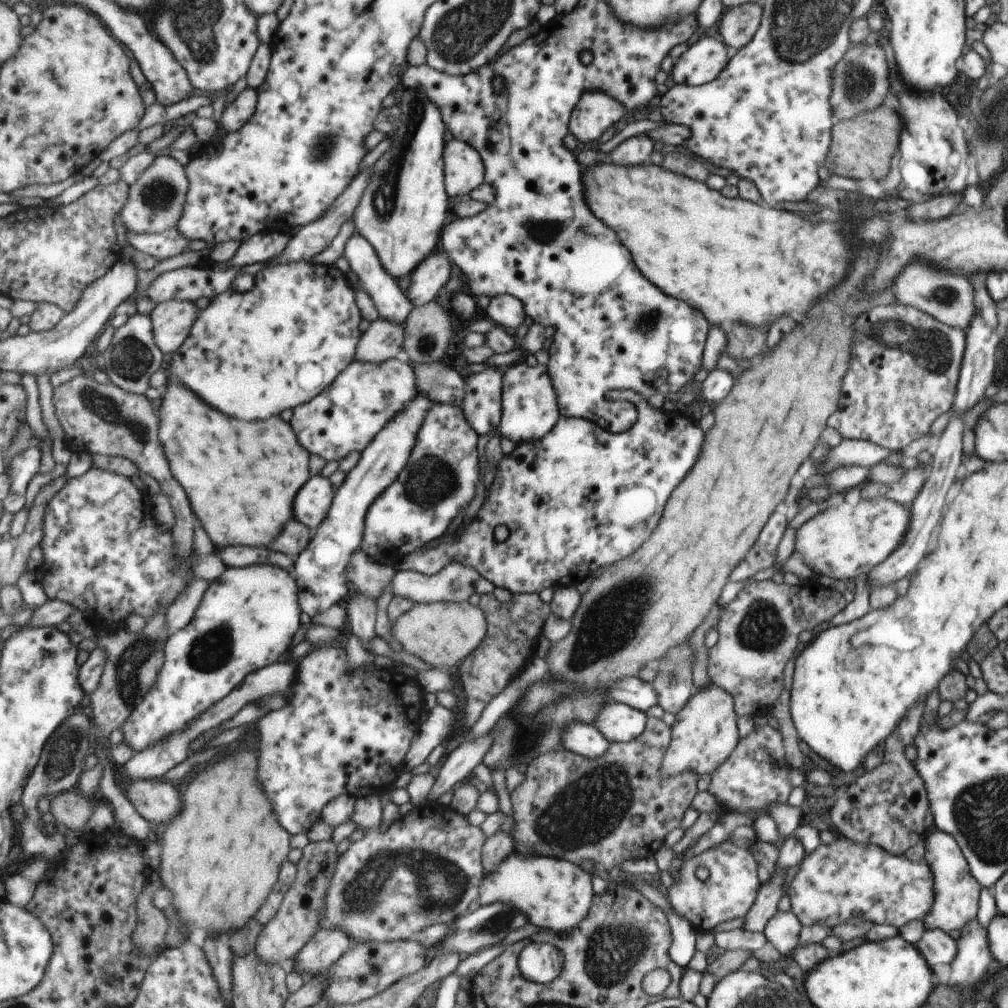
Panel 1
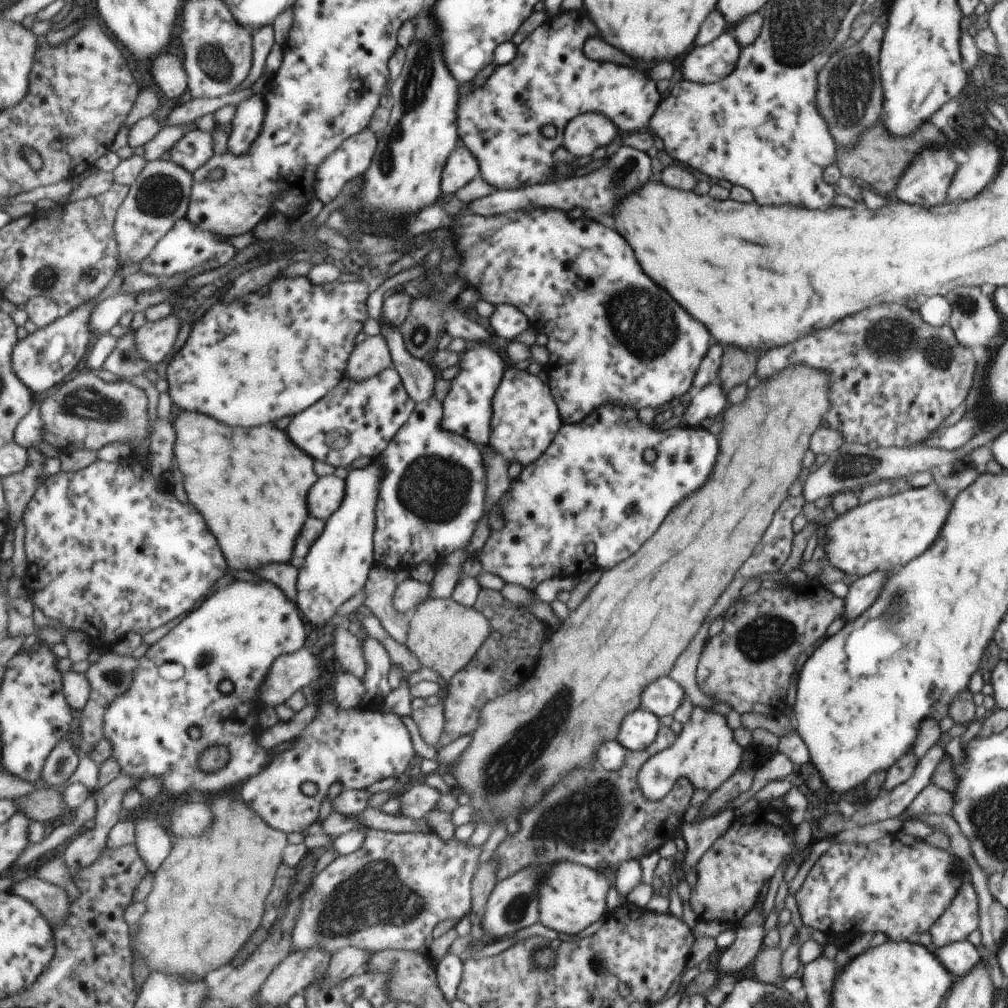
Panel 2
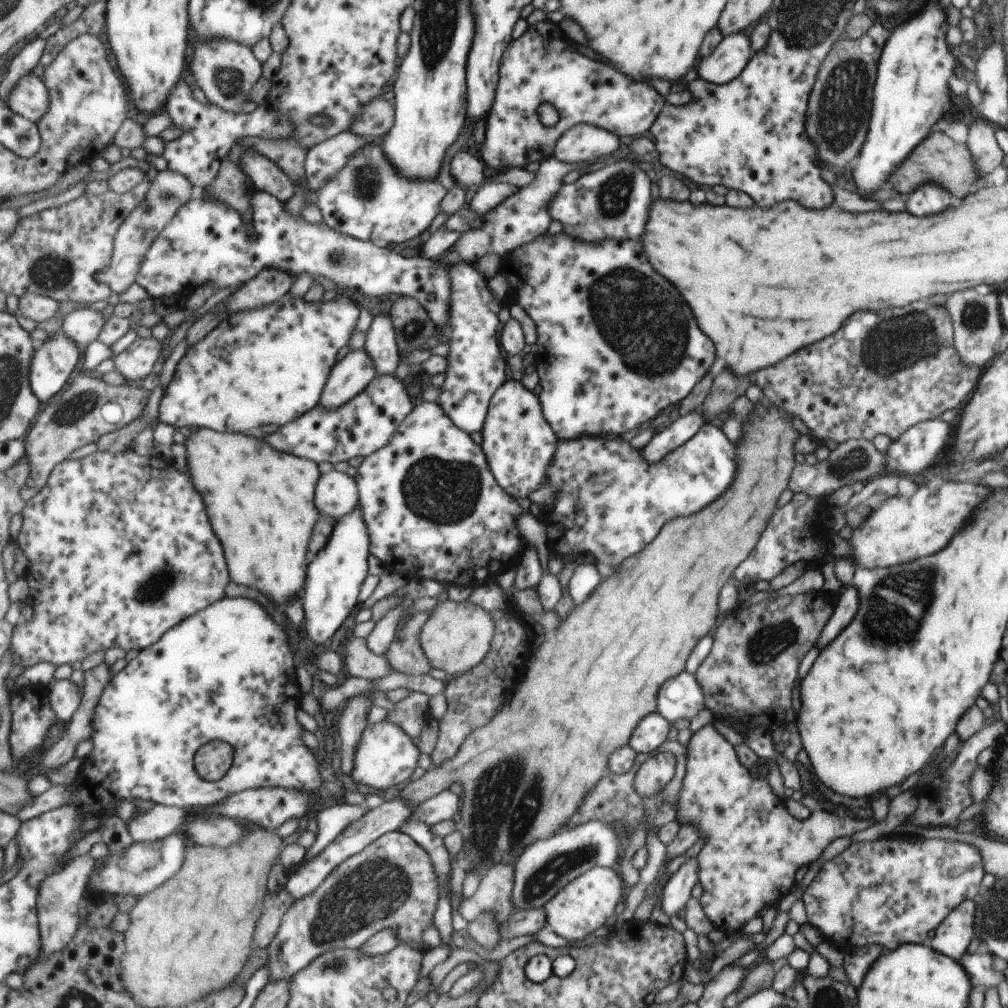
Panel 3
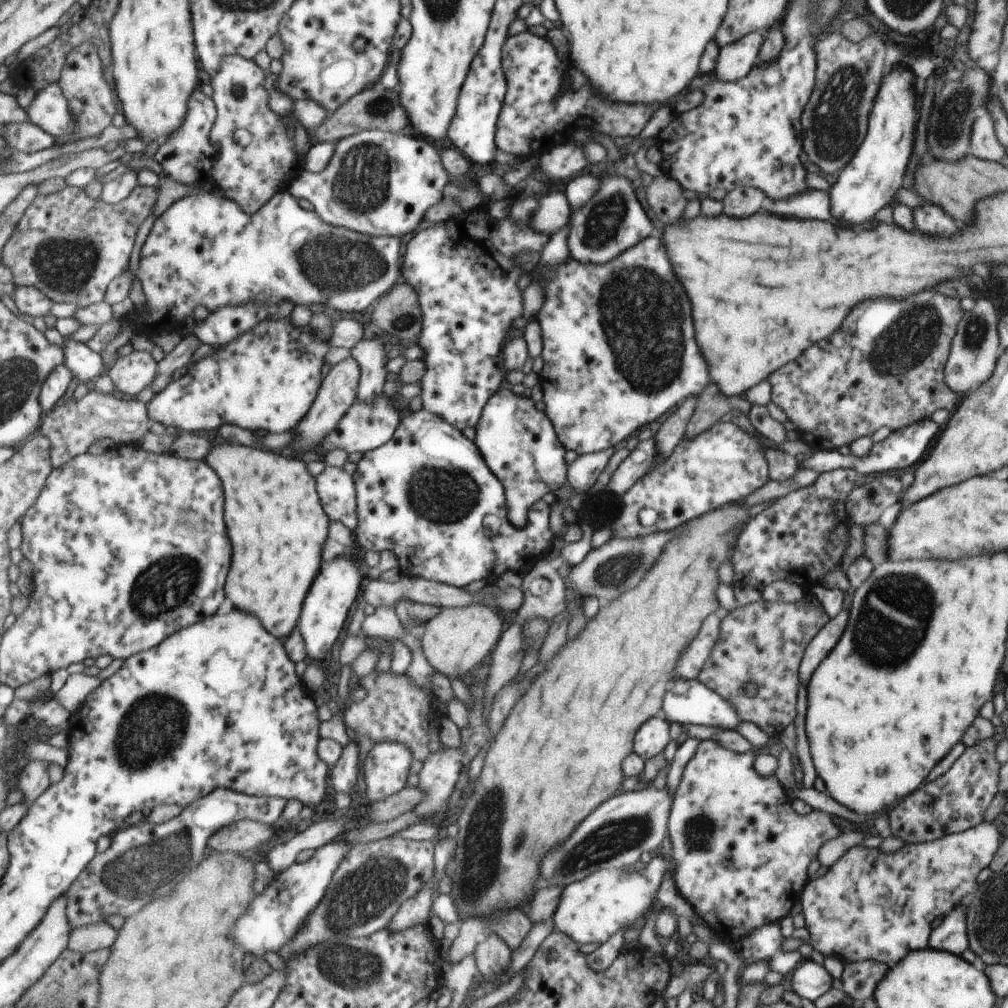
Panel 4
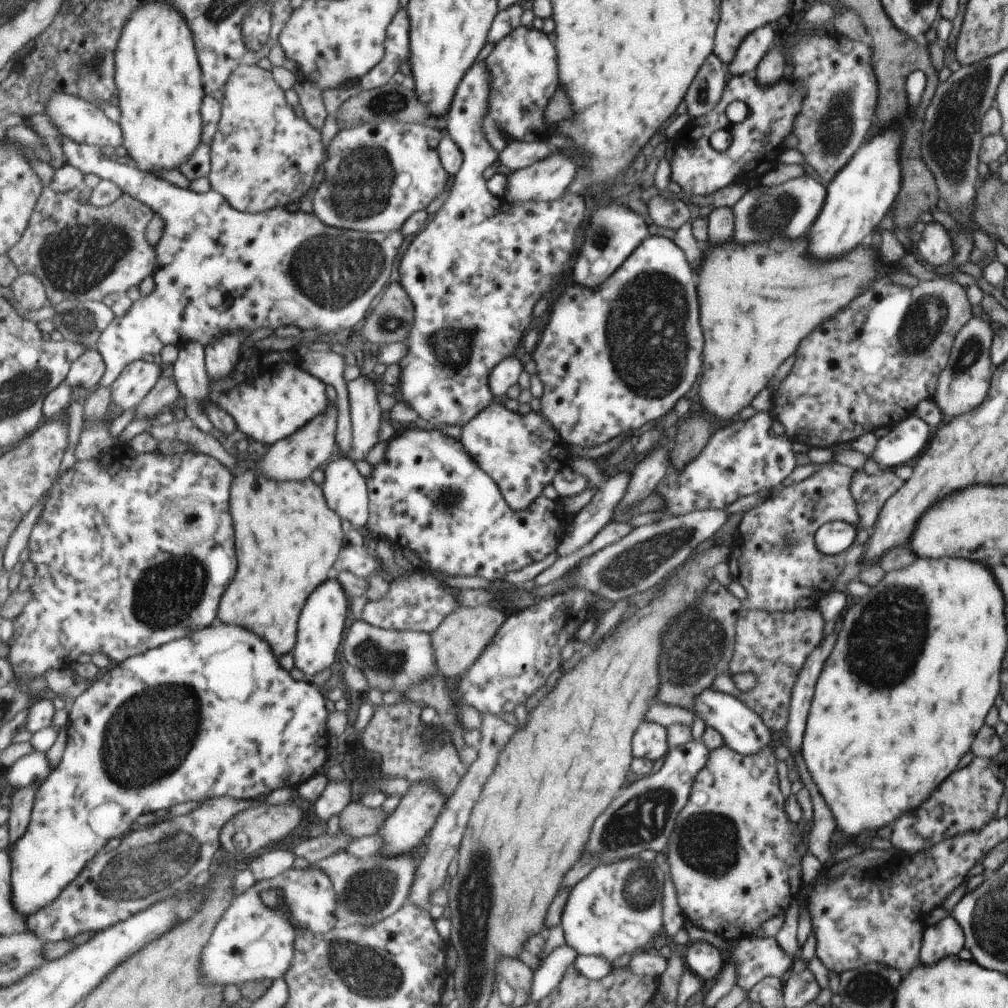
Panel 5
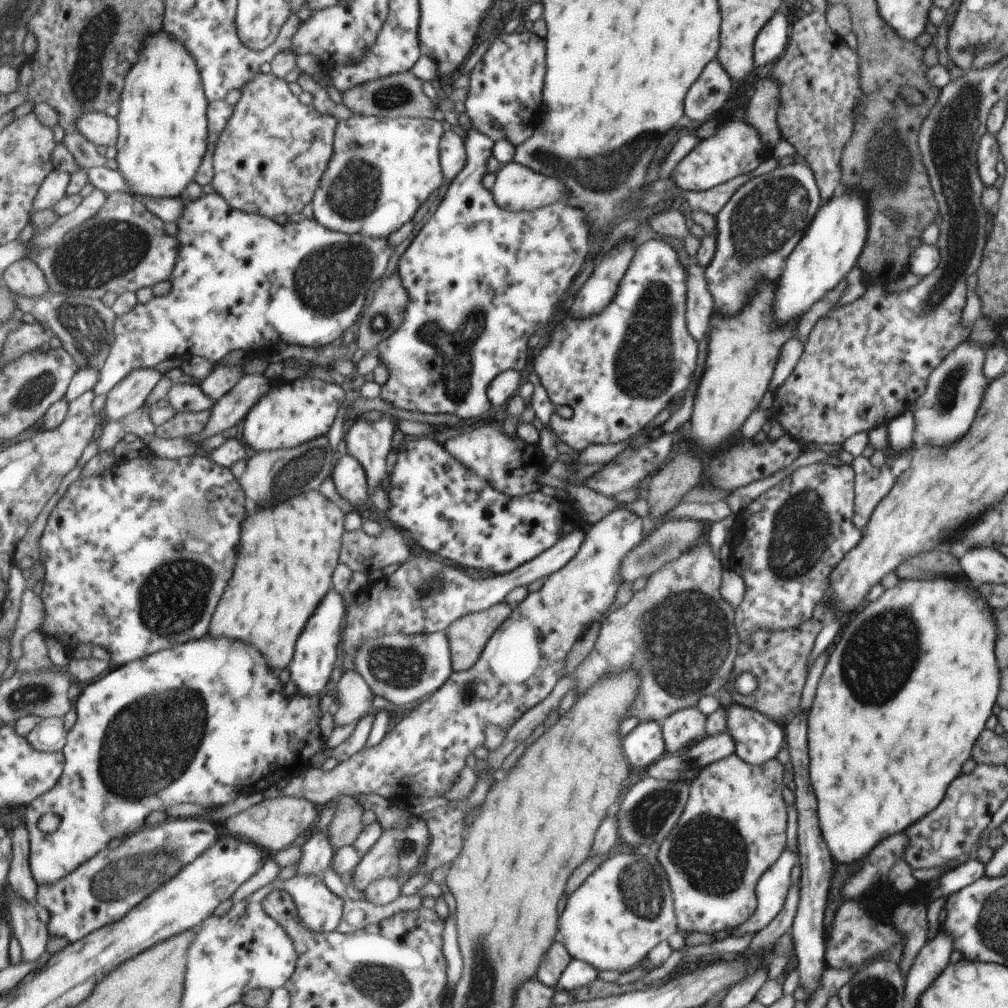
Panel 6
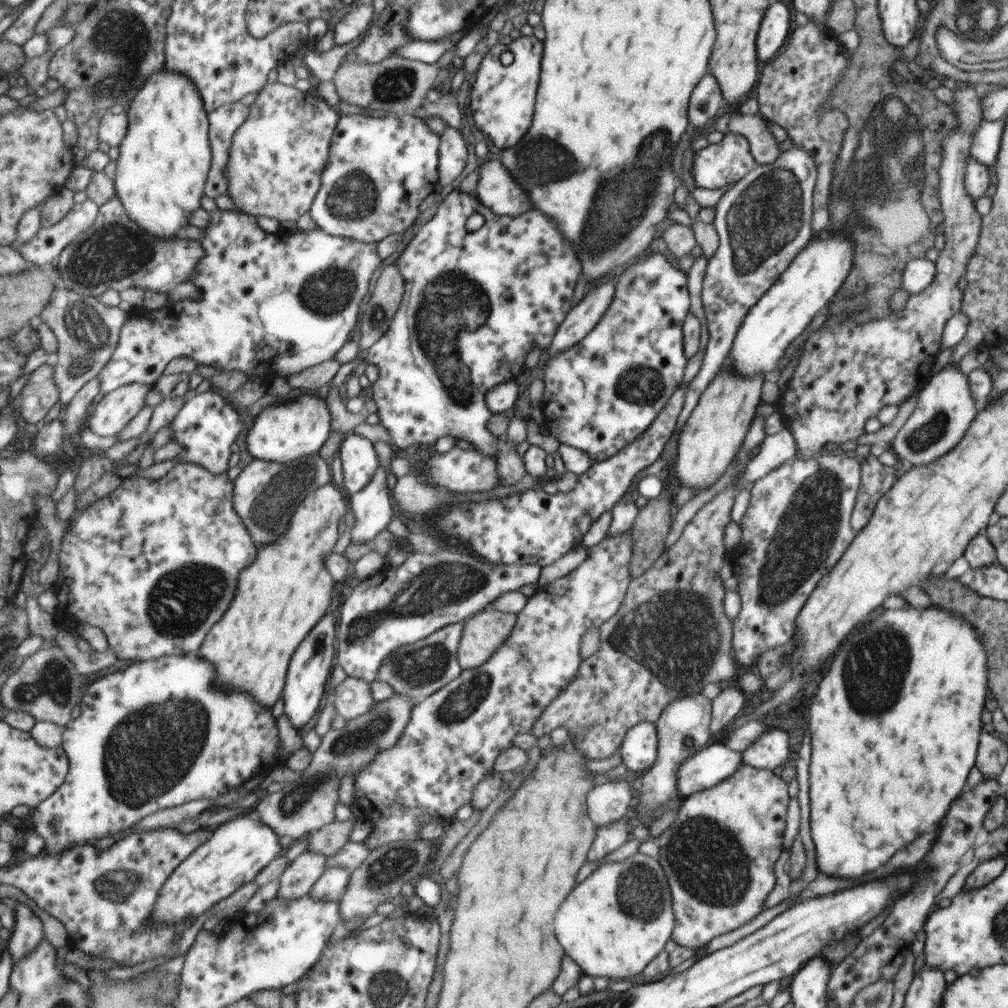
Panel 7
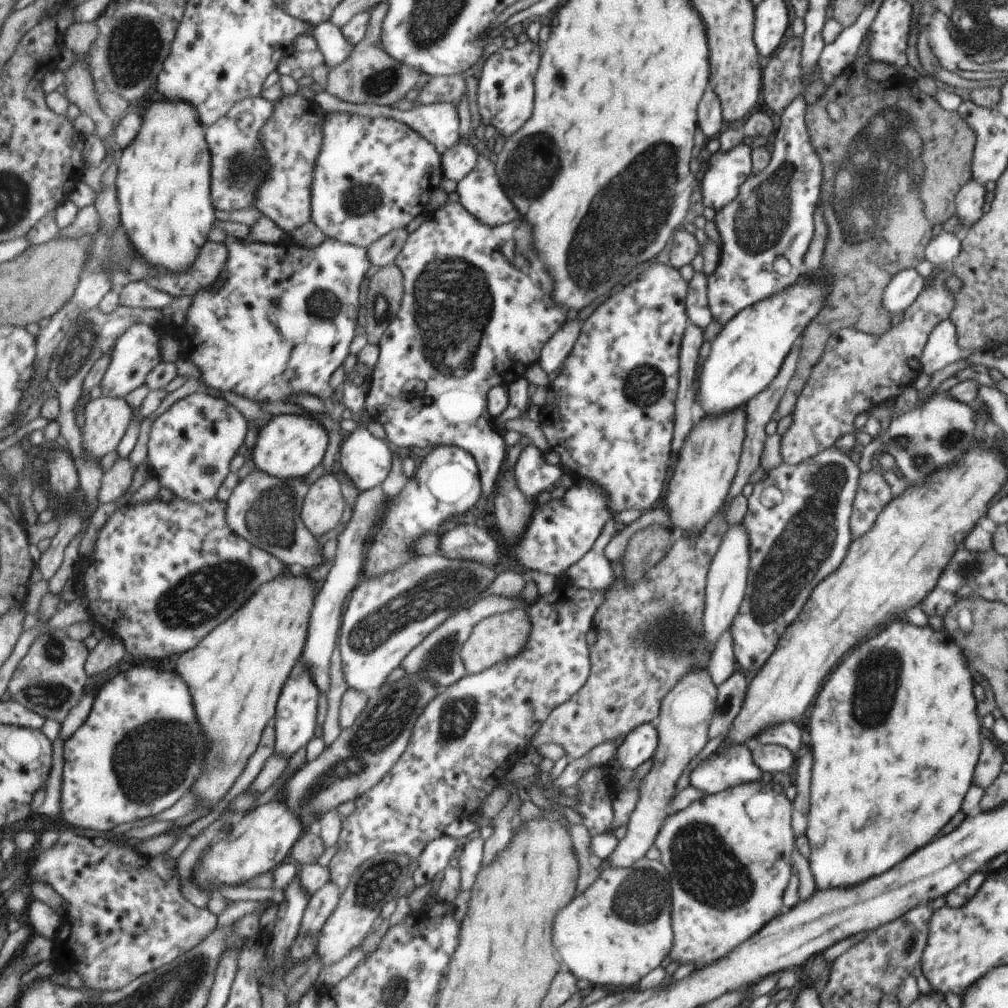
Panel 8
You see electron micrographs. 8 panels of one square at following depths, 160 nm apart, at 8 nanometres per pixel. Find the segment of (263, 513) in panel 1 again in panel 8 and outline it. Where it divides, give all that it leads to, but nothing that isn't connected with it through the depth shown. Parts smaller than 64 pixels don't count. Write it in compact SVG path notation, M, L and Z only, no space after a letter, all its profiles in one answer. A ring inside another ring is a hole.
M329 473L317 479L310 488L302 508L305 526L317 537L331 532L343 518L346 498L341 483ZM305 570L276 576L261 586L245 608L179 658L174 669L191 686L211 750L207 770L195 784L202 800L195 809L214 808L231 790L257 750L265 728L273 723L285 683L305 650L319 586Z

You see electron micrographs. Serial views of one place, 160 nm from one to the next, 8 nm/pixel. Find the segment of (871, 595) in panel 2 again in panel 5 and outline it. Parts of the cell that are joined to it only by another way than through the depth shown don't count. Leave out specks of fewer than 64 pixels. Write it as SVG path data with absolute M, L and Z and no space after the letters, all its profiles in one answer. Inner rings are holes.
M831 631L822 638L815 650L809 654L797 680L792 694L792 708L787 726L789 749L797 750L802 745L802 734L806 723L806 716L813 696L814 686L821 672L825 659L829 656L836 641L836 632Z

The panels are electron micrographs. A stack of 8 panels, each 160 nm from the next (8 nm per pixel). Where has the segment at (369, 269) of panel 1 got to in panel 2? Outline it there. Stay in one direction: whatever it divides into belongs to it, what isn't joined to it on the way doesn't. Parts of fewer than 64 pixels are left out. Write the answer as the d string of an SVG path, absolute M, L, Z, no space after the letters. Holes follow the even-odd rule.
M382 324L382 336L388 341L393 360L393 367L404 378L405 388L413 402L422 402L434 397L434 381L438 371L430 361L411 357L400 328L389 328Z

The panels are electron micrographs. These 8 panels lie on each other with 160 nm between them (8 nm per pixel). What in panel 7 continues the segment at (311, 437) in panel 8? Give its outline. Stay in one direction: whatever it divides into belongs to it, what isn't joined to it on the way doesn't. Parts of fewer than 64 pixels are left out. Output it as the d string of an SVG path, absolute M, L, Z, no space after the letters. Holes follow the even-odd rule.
M304 392L296 399L265 407L246 432L247 450L255 459L284 465L316 455L329 440L332 429L331 411L317 392Z

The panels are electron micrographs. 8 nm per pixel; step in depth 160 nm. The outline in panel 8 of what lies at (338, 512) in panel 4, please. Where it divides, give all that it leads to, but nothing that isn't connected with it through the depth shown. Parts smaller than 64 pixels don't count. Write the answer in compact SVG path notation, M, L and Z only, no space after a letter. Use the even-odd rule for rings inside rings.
M367 428L350 433L340 448L339 464L360 491L379 487L390 475L393 466L391 443L375 438Z

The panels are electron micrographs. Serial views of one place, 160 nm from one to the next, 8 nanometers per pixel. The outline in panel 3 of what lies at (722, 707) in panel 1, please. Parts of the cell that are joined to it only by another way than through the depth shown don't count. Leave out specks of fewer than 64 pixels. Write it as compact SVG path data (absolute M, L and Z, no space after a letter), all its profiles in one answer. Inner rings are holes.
M712 723L692 734L674 817L677 826L689 824L705 840L695 858L702 890L697 900L711 925L722 933L737 930L761 906L771 906L767 902L777 902L791 888L795 870L811 865L831 840L849 837L875 823L874 818L836 816L820 807L807 819L796 820L771 794L765 779L747 774L735 752ZM654 753L637 768L635 776L636 792L640 796L659 794L665 784L673 778L675 769L674 756L671 753Z

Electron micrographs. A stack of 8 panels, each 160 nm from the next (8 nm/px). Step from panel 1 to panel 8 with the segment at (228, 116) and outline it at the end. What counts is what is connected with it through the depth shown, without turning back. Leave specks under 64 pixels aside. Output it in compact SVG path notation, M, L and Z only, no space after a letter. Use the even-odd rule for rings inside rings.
M327 113L324 146L316 162L312 186L312 222L325 237L371 247L391 230L410 228L409 220L423 210L429 188L439 186L441 171L435 147L408 124L387 117L373 119L353 113Z

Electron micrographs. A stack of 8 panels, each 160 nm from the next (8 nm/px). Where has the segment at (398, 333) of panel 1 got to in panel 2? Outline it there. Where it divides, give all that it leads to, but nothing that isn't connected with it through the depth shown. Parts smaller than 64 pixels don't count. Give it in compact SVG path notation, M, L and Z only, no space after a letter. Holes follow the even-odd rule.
M379 334L367 337L356 346L349 358L346 377L365 382L391 367L393 360L388 341Z

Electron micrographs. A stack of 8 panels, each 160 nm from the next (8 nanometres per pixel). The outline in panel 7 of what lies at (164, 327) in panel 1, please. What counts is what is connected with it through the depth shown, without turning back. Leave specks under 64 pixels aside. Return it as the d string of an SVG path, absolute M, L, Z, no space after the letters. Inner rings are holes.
M133 383L109 394L94 407L87 426L100 436L119 434L145 406L145 398L154 386Z

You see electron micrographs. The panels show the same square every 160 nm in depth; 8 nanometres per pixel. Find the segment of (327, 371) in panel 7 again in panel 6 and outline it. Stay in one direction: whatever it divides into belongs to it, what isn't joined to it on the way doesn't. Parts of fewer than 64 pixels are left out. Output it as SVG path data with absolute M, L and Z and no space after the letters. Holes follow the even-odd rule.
M250 374L246 375L223 397L220 398L216 405L211 409L211 416L209 422L207 423L206 429L201 435L197 437L193 436L190 438L190 441L202 441L204 438L208 436L213 436L214 434L221 434L221 432L227 432L227 430L231 430L235 424L239 424L239 422L244 422L245 417L249 414L249 411L259 399L269 392L269 389L273 385L277 385L277 380L275 384L273 384L271 380L267 382L267 378L262 375Z

